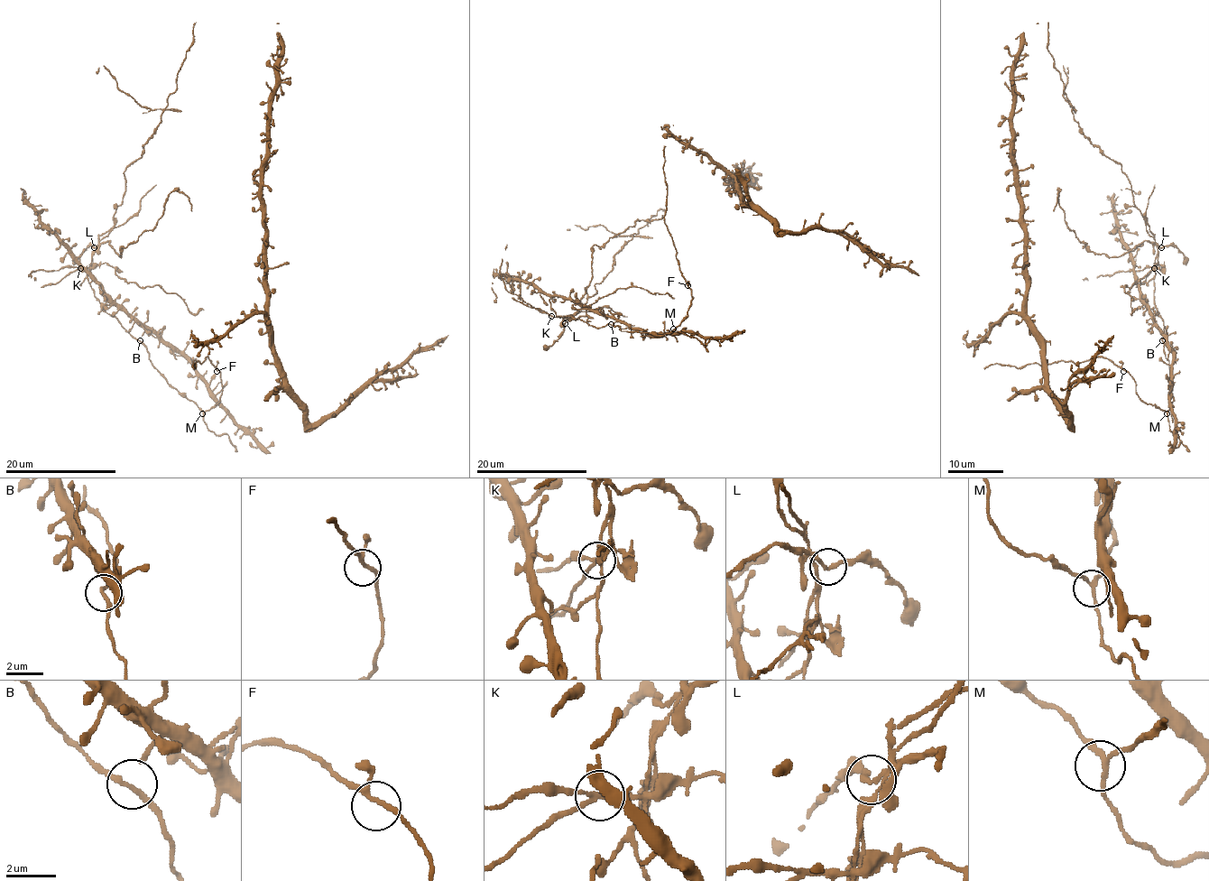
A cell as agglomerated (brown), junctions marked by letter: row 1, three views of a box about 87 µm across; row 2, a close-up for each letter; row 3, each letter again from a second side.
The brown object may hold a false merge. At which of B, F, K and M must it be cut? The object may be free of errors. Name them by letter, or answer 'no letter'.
K

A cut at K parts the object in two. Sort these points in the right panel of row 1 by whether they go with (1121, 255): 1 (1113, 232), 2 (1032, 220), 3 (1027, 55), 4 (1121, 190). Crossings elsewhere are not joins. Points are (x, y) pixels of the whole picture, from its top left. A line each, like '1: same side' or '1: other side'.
1: other side
2: other side
3: other side
4: other side

